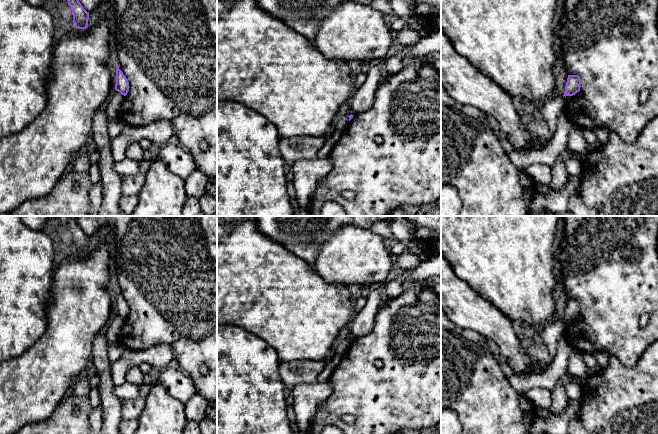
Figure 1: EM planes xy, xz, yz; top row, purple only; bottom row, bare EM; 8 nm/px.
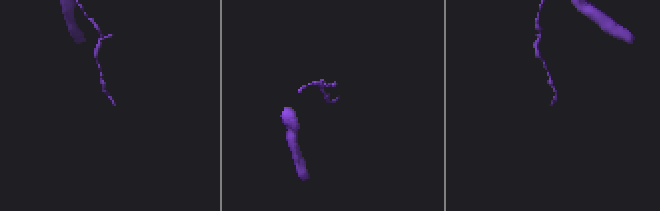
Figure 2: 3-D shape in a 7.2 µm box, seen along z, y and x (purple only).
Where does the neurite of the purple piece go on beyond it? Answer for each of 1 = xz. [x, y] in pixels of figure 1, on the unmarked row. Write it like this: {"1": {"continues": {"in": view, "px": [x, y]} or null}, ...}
{"1": {"continues": null}}

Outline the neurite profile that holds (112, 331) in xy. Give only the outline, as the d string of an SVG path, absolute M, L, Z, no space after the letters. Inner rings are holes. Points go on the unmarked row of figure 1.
M114 314L105 329L105 335L107 338L108 344L118 343L119 334L122 326L124 325L125 320L120 316Z

